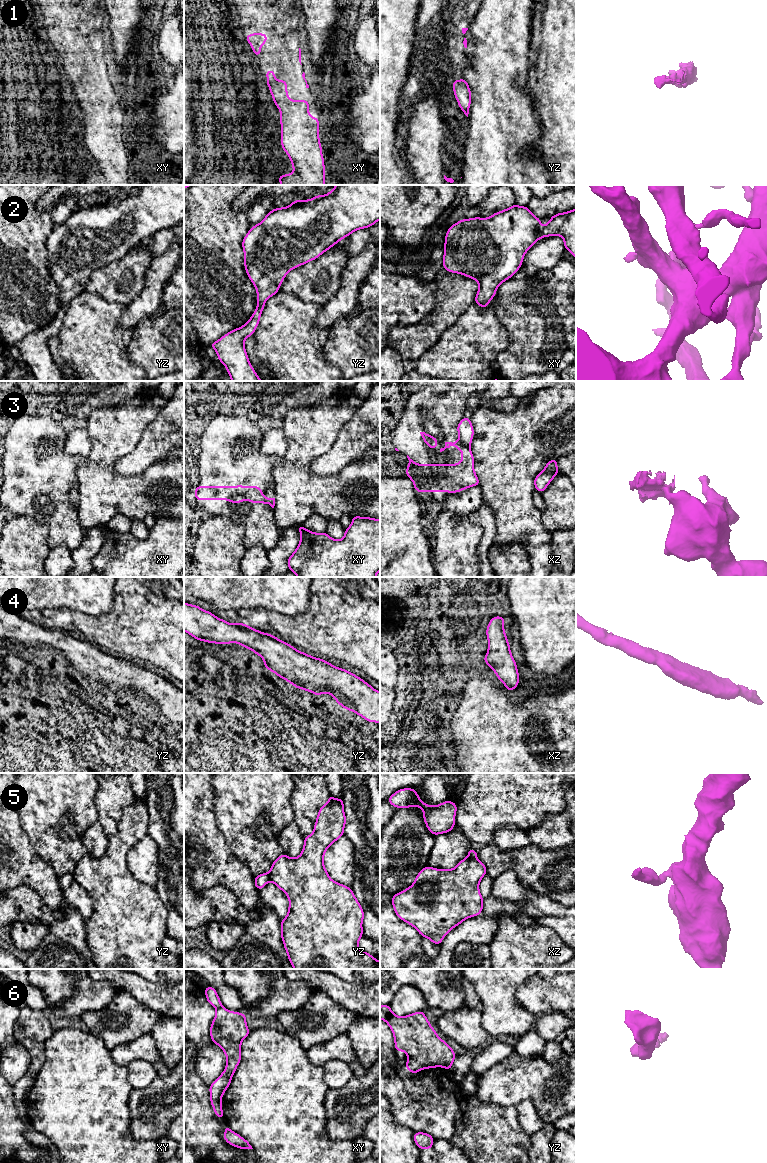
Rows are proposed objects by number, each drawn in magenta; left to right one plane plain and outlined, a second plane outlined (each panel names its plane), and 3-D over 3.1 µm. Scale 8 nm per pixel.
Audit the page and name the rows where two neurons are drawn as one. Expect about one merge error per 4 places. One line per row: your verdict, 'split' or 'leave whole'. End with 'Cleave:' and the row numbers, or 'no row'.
1: leave whole
2: leave whole
3: split
4: leave whole
5: split
6: leave whole
Cleave: 3, 5

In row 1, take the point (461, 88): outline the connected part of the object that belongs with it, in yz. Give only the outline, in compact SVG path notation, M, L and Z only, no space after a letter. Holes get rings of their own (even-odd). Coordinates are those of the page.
M464 77L461 80L454 80L452 88L459 107L468 117L469 107L471 104L471 91L467 81Z

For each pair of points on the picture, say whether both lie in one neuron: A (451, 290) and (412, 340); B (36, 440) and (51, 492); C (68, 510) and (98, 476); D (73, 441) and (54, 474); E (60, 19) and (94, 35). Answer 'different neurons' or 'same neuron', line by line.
A: same neuron
B: same neuron
C: different neurons
D: different neurons
E: same neuron

